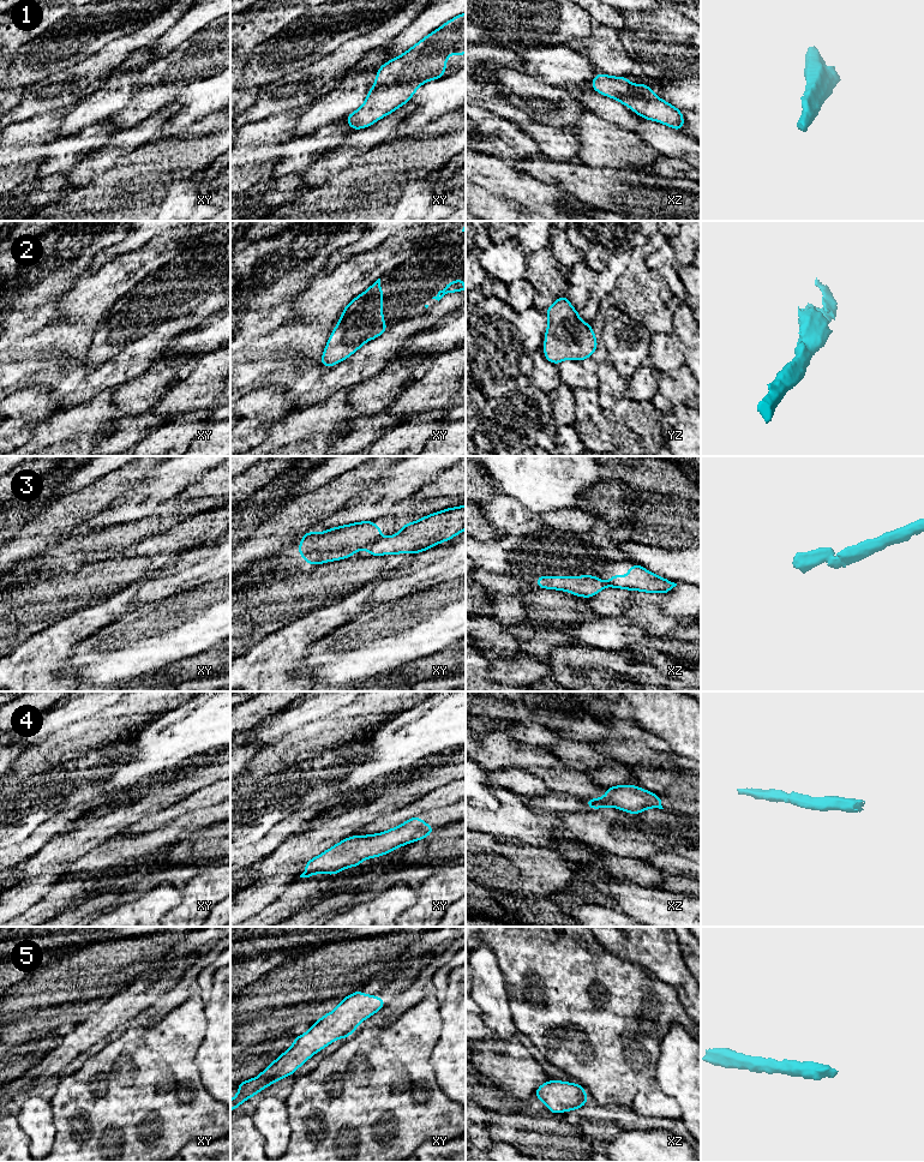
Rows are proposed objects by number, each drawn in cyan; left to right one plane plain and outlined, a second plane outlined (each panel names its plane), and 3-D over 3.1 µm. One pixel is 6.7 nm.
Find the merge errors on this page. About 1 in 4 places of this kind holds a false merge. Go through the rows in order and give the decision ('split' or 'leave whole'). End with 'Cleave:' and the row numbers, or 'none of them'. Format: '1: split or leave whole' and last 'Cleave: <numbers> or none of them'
1: leave whole
2: leave whole
3: split
4: leave whole
5: leave whole
Cleave: 3

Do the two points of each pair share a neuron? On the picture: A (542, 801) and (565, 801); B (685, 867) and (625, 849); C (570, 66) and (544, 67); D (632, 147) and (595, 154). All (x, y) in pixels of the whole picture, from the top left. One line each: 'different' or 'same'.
A: same
B: different
C: same
D: same

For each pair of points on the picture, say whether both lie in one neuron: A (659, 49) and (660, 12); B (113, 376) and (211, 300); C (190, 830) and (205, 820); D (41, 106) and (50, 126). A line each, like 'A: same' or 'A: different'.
A: same
B: same
C: same
D: different

